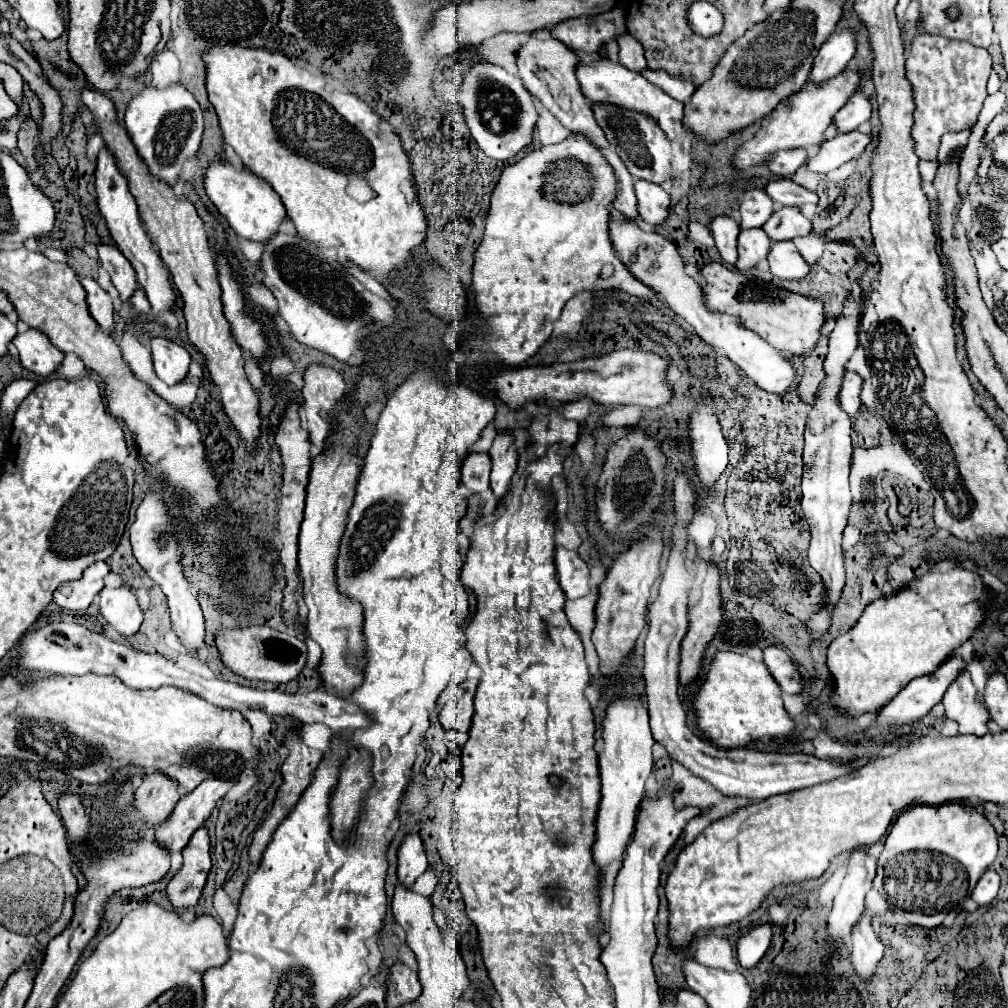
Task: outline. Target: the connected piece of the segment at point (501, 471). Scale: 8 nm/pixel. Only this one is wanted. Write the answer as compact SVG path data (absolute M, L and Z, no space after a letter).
M498 434L494 438L494 444L490 448L490 458L492 458L492 492L496 496L496 502L500 502L508 488L510 488L510 480L516 472L516 464L518 464L518 454L514 450L514 436L510 434Z

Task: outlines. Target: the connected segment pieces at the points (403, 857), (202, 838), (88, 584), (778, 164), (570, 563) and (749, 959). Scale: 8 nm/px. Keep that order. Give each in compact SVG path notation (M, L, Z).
M418 834L406 836L398 850L398 882L406 888L412 888L416 878L428 868L426 852Z
M206 826L198 828L186 848L184 866L174 874L174 878L166 886L168 900L174 908L192 908L196 906L202 888L206 884L206 876L210 872L210 838Z
M106 562L92 564L92 568L86 568L82 578L62 584L54 590L52 602L64 610L72 612L84 612L92 604L94 596L104 588L104 576L110 572Z
M792 148L792 150L782 150L776 152L770 160L768 160L768 168L782 178L790 178L800 164L806 160L806 152L802 148Z
M556 546L554 554L558 582L566 594L566 598L580 598L588 594L588 564L580 558L576 550L566 550L564 546Z
M768 924L744 932L736 944L740 964L744 968L754 968L760 962L762 954L766 954L770 940L772 940L772 926Z

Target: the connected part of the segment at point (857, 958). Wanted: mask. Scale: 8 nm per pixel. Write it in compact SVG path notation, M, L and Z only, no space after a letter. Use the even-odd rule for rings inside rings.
M866 914L858 922L858 928L854 928L850 940L852 940L850 962L852 962L854 974L862 982L870 982L872 976L874 976L874 970L876 970L878 962L884 956L884 946L880 942L880 938L874 934L870 918Z

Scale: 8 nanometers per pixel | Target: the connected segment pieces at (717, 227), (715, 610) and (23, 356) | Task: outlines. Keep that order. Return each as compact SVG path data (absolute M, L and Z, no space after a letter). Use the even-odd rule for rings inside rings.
M716 216L716 218L712 218L708 228L710 228L710 234L716 242L716 248L722 256L722 260L728 264L734 264L734 260L738 258L738 252L736 252L736 238L740 232L738 222L734 222L728 216Z
M708 564L706 568L706 578L702 582L702 594L698 598L698 602L690 608L690 626L688 632L682 640L682 662L680 662L680 684L686 688L690 684L694 684L700 676L700 668L702 668L702 658L706 648L710 646L710 642L714 640L718 626L722 622L722 596L720 596L720 568L716 564Z
M26 330L14 338L14 346L20 352L20 362L26 370L34 372L36 376L50 376L62 364L64 354L54 348L46 334L36 330Z

